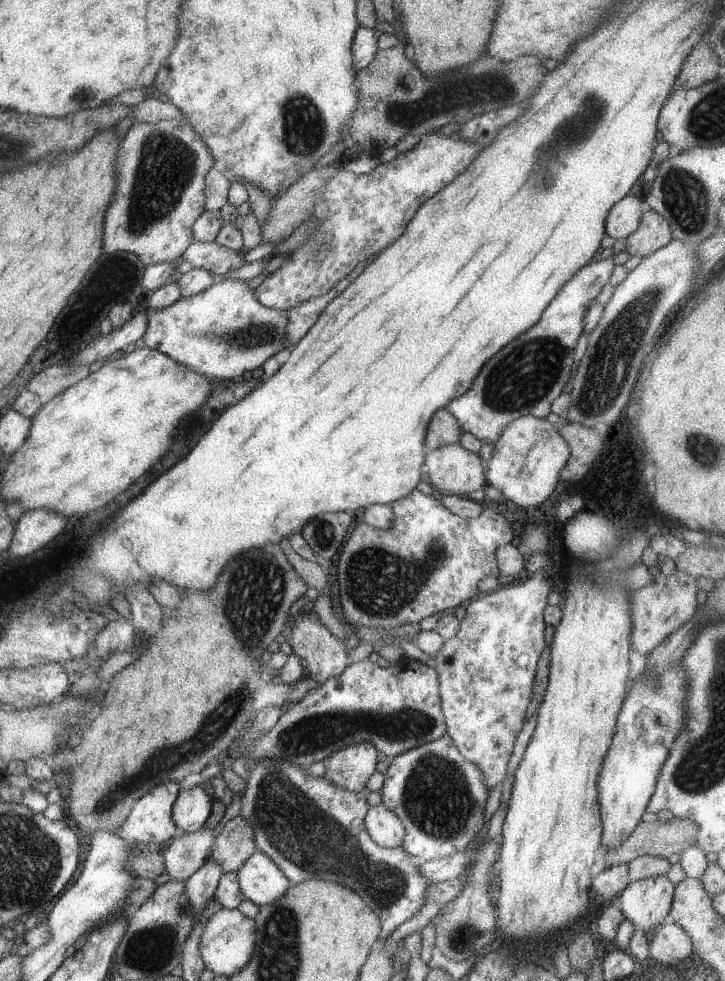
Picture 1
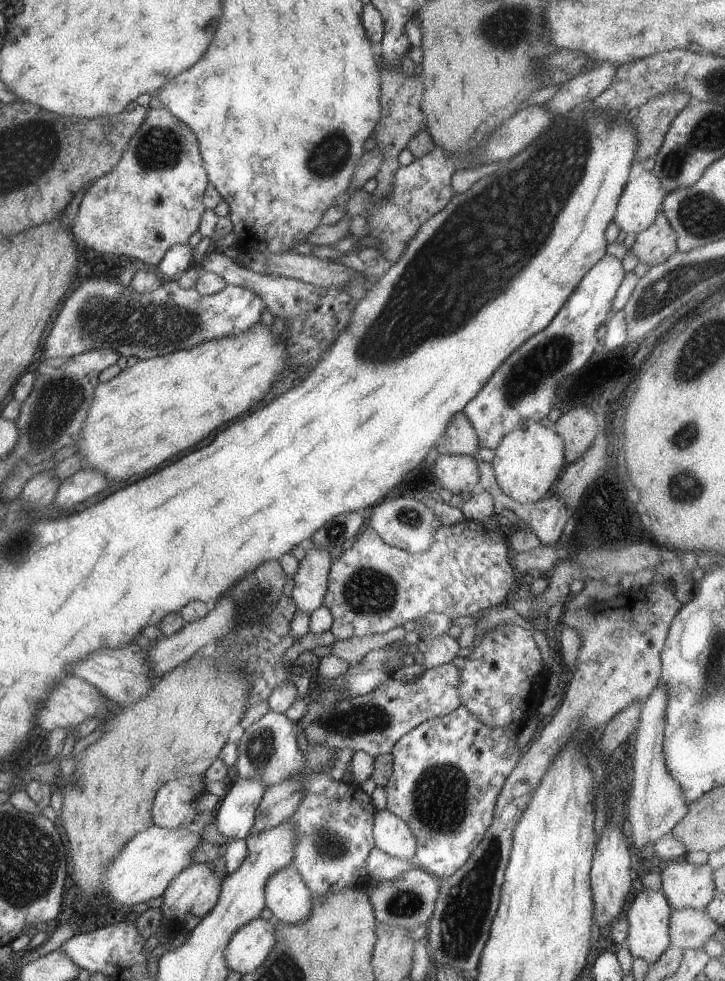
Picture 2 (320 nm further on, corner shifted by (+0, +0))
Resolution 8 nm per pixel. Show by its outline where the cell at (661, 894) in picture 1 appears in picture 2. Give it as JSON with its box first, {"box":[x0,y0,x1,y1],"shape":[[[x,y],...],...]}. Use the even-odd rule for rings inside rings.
{"box":[624,888,672,964],"shape":[[[643,888],[634,897],[634,902],[628,906],[628,912],[624,913],[629,922],[626,942],[634,960],[643,958],[649,964],[656,962],[663,952],[672,946],[669,935],[669,918],[672,911],[668,899],[661,890]]]}

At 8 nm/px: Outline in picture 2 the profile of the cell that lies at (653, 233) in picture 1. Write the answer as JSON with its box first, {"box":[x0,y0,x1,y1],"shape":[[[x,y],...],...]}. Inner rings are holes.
{"box":[631,210,677,267],"shape":[[[662,210],[657,214],[656,221],[636,236],[631,249],[640,263],[656,267],[670,259],[677,252],[677,235],[666,219]]]}

